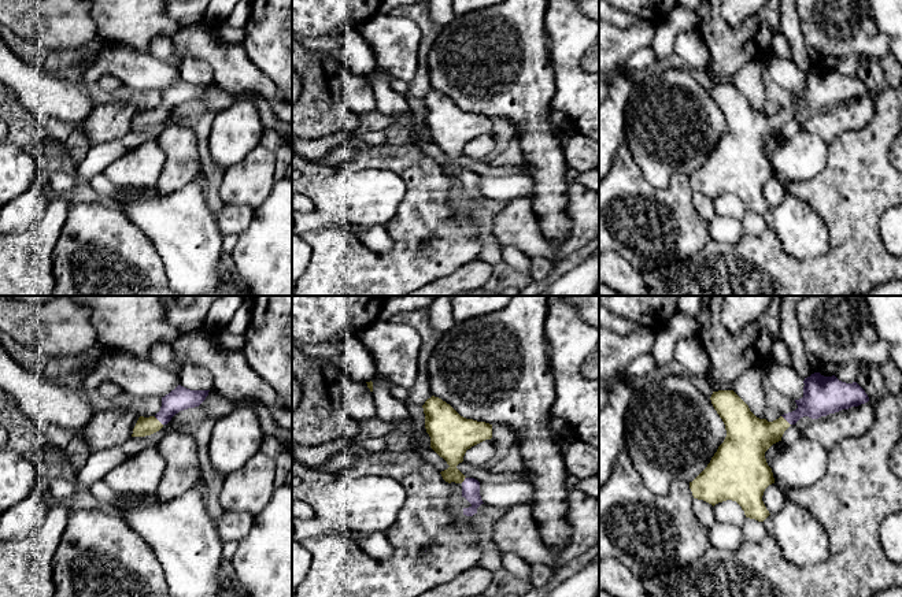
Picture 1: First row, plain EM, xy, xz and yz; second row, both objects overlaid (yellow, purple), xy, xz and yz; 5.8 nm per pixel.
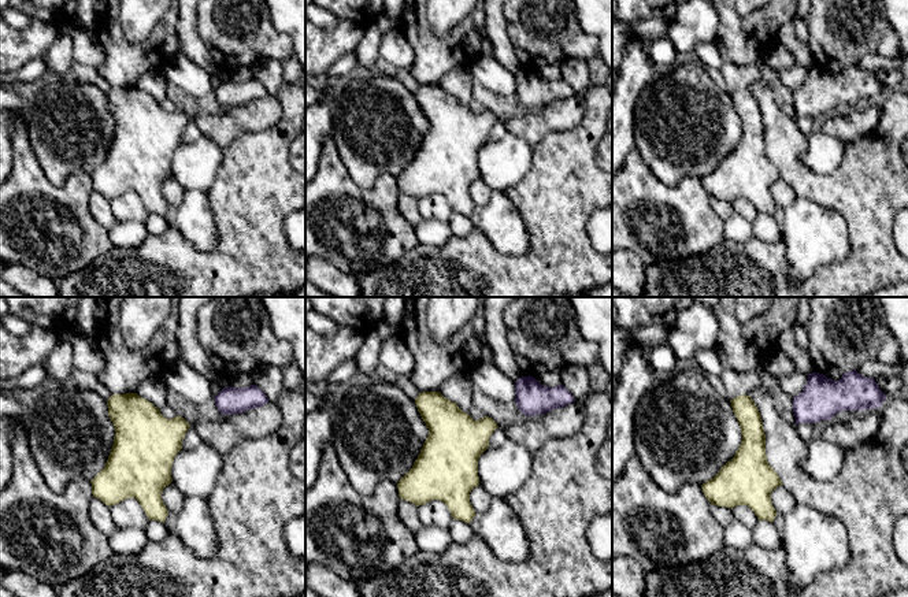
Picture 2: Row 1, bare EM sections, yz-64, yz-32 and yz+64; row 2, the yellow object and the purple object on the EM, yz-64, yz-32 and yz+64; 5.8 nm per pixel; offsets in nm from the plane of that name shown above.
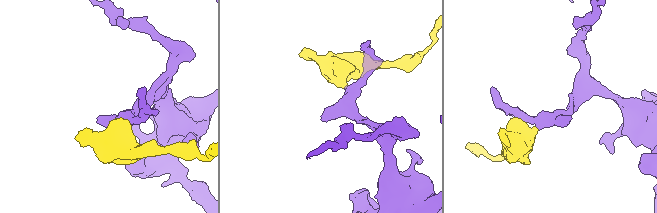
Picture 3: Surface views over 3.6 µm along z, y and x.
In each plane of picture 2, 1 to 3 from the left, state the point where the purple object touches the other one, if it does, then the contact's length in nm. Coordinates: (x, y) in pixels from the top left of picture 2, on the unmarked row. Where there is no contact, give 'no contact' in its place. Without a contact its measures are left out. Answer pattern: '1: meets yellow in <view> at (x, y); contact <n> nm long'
1: no contact
2: no contact
3: no contact

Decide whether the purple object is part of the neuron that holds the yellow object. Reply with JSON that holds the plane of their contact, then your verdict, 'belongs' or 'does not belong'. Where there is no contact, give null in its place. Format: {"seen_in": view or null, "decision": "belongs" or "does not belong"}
{"seen_in": "yz", "decision": "belongs"}

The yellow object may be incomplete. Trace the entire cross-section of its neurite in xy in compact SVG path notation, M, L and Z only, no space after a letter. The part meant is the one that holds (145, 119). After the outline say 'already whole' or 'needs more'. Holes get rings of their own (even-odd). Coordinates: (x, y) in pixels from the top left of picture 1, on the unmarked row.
M178 78L162 90L160 104L155 110L138 111L132 130L145 130L159 125L180 104L199 100L208 89L208 85L210 84L191 84Z; needs more

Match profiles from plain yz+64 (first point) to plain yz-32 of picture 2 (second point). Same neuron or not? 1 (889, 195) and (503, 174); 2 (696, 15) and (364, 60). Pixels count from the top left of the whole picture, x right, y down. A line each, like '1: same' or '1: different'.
1: different
2: same

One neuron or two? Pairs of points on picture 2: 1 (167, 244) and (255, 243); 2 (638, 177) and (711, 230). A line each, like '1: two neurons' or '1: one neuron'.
1: one neuron
2: one neuron

